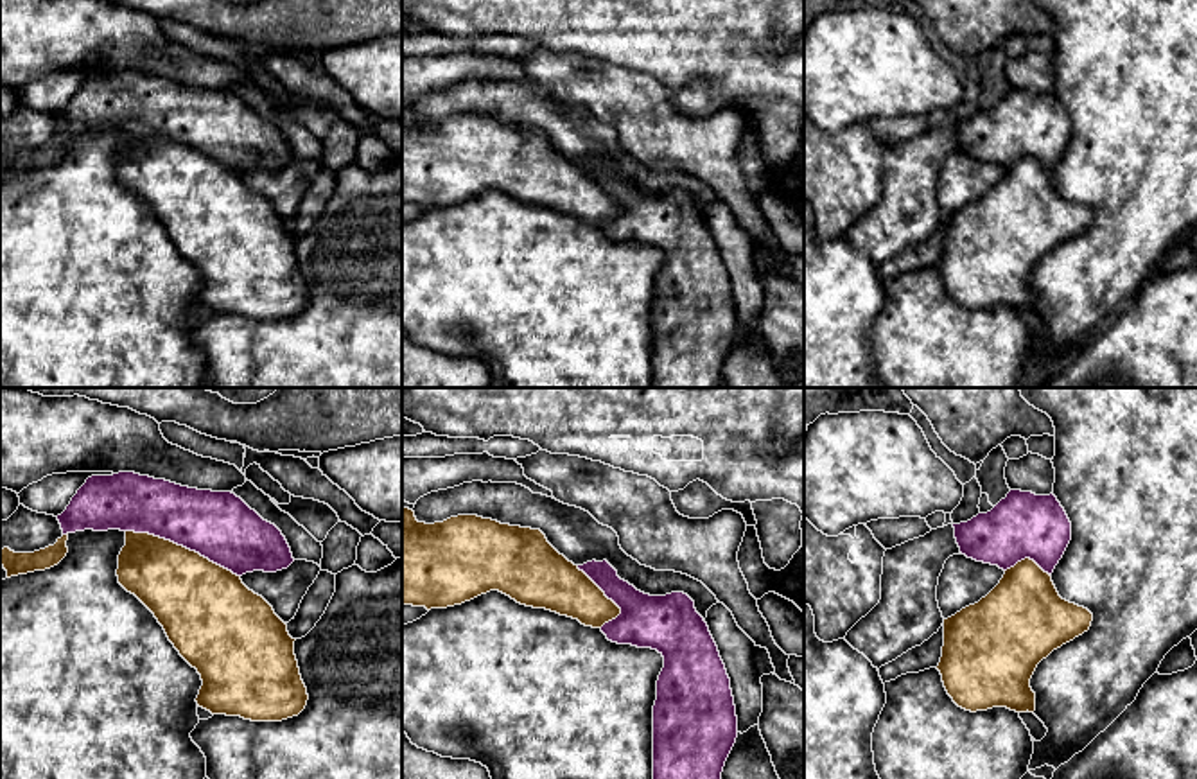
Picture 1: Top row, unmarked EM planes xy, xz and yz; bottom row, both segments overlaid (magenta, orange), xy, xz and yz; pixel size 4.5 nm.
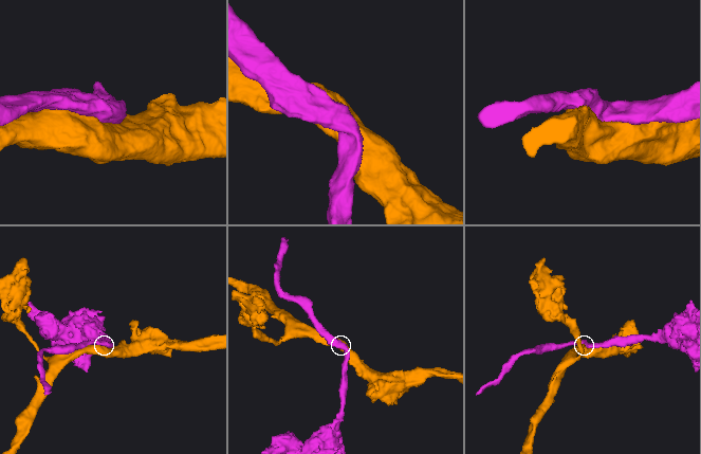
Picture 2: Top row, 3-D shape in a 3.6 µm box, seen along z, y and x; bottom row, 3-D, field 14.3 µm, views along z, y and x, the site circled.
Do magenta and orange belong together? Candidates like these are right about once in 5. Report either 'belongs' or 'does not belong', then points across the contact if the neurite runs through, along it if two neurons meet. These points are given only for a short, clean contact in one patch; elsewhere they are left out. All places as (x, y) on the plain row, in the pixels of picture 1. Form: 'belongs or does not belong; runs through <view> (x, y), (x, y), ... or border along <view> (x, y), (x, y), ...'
does not belong

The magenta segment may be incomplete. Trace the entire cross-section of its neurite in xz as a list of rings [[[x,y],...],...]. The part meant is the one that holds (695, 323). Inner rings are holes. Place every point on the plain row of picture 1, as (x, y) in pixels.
[[[607,160],[578,163],[612,197],[621,212],[605,221],[608,239],[657,248],[664,266],[653,303],[651,388],[721,388],[721,370],[738,336],[738,314],[730,276],[707,221],[684,190],[650,194],[617,174]]]

